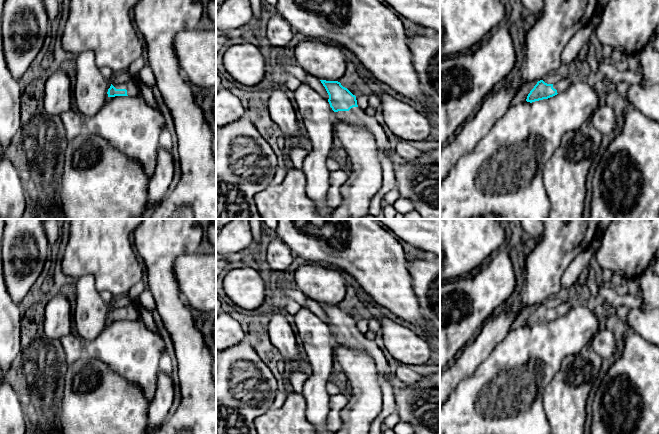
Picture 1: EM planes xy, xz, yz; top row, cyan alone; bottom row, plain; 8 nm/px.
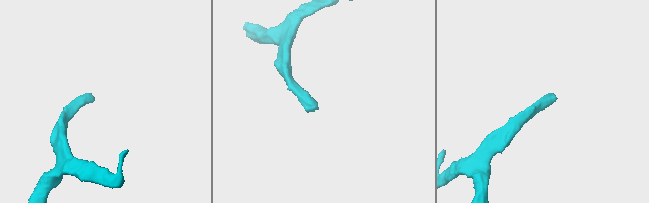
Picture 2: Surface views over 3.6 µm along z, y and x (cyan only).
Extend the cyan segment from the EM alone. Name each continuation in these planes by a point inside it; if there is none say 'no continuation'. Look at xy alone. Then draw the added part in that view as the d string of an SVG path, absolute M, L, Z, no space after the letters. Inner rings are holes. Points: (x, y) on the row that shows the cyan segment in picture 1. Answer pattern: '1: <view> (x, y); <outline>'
1: xy (131, 88); M127 81L121 84L112 84L116 89L126 89L128 96L136 96L138 95L138 89L136 85L132 81Z

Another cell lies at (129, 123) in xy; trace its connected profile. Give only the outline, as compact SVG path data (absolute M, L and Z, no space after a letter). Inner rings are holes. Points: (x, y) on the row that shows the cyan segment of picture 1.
M136 95L107 97L98 113L85 119L83 129L85 133L102 137L126 156L136 159L151 179L157 165L159 137L165 126L161 112L151 107L142 95Z

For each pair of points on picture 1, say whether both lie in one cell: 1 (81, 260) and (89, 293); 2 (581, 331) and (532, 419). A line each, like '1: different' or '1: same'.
1: different
2: same

